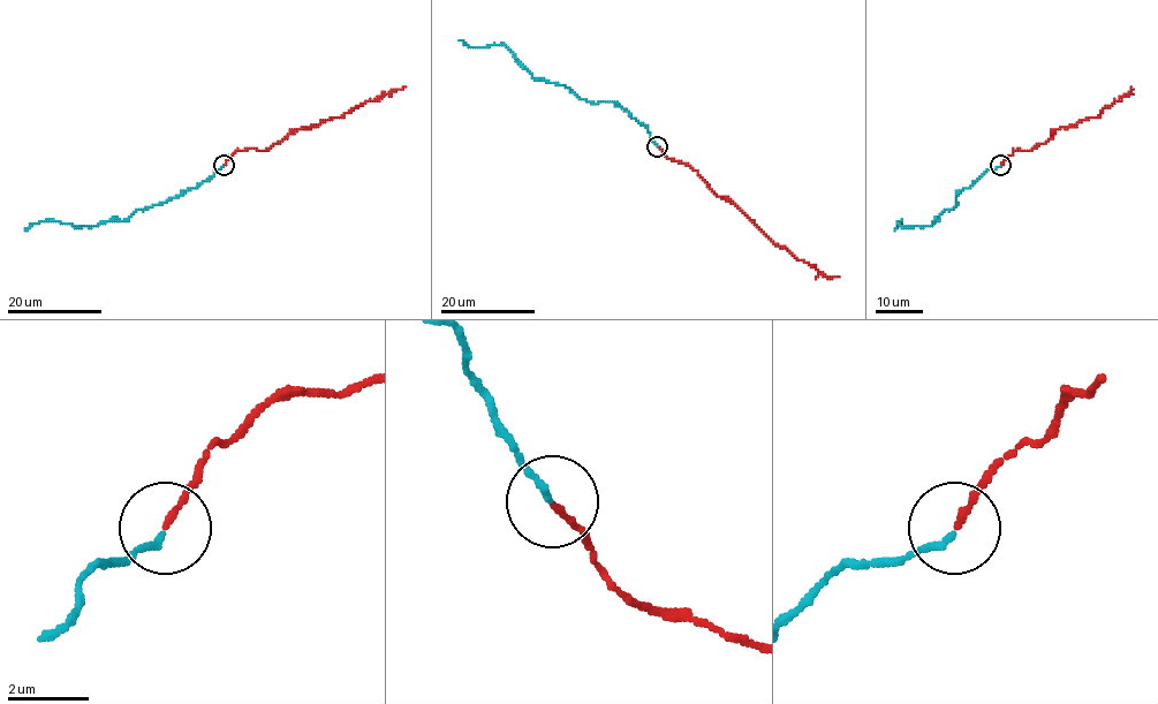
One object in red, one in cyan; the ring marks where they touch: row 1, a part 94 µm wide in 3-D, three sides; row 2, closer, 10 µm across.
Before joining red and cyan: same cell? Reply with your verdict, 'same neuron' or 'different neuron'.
same neuron

